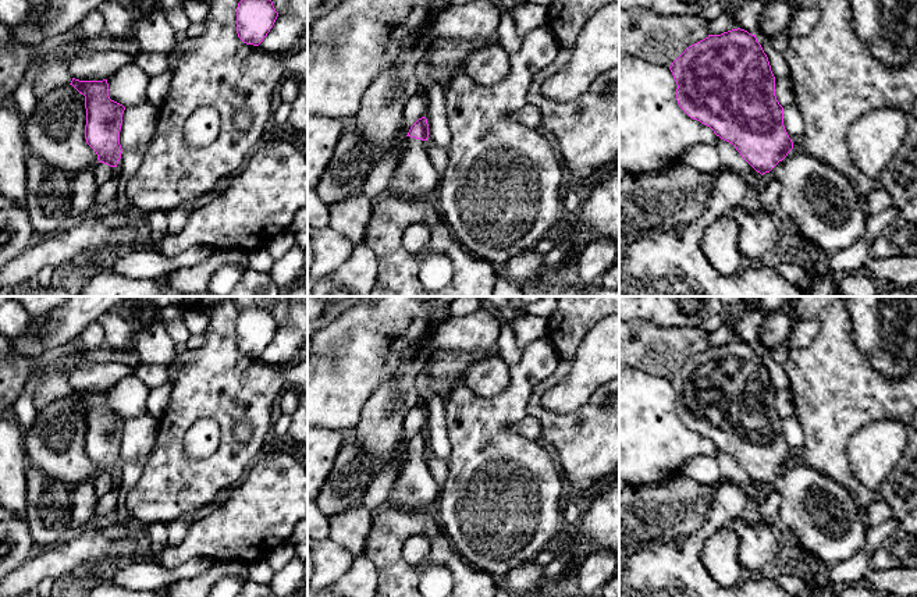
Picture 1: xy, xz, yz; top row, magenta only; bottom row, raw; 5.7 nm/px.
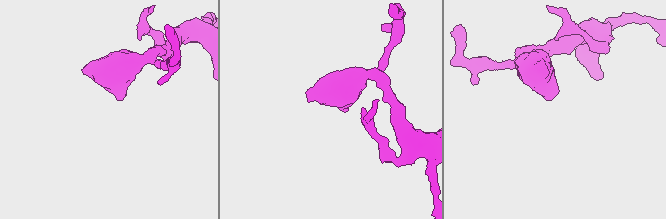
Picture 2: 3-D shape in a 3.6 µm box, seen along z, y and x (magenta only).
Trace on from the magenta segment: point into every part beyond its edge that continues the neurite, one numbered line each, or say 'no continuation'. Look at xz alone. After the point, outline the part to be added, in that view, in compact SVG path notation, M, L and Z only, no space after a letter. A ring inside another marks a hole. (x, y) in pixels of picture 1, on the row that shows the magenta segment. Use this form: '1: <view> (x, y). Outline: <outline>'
1: xz (415, 177). Outline: M406 136L404 153L388 184L391 195L404 199L431 199L440 186L440 177L427 156L426 146L427 141Z

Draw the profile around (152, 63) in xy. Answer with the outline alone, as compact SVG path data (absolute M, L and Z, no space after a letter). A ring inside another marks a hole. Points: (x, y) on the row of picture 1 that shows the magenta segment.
M142 51L134 63L150 78L170 70L167 54L160 51Z

